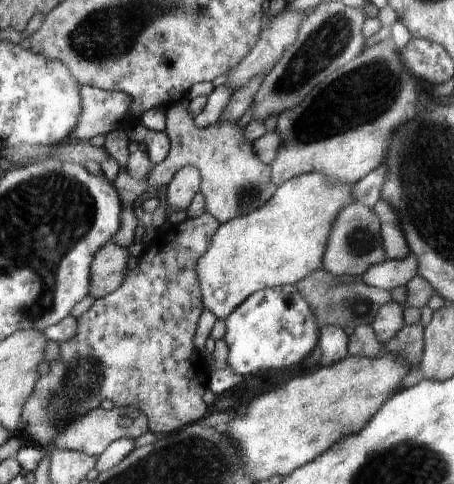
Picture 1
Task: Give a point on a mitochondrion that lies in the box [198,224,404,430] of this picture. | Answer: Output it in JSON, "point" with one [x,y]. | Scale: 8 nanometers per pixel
{"point":[350,307]}

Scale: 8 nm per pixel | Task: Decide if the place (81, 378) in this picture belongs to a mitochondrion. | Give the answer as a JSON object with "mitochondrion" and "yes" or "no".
{"mitochondrion":"yes"}

